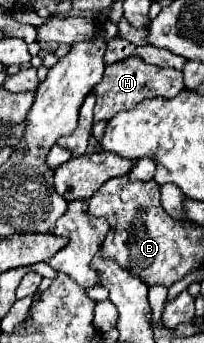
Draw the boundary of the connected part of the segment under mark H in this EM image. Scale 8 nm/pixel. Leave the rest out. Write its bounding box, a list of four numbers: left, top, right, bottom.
[92,57,184,121]

